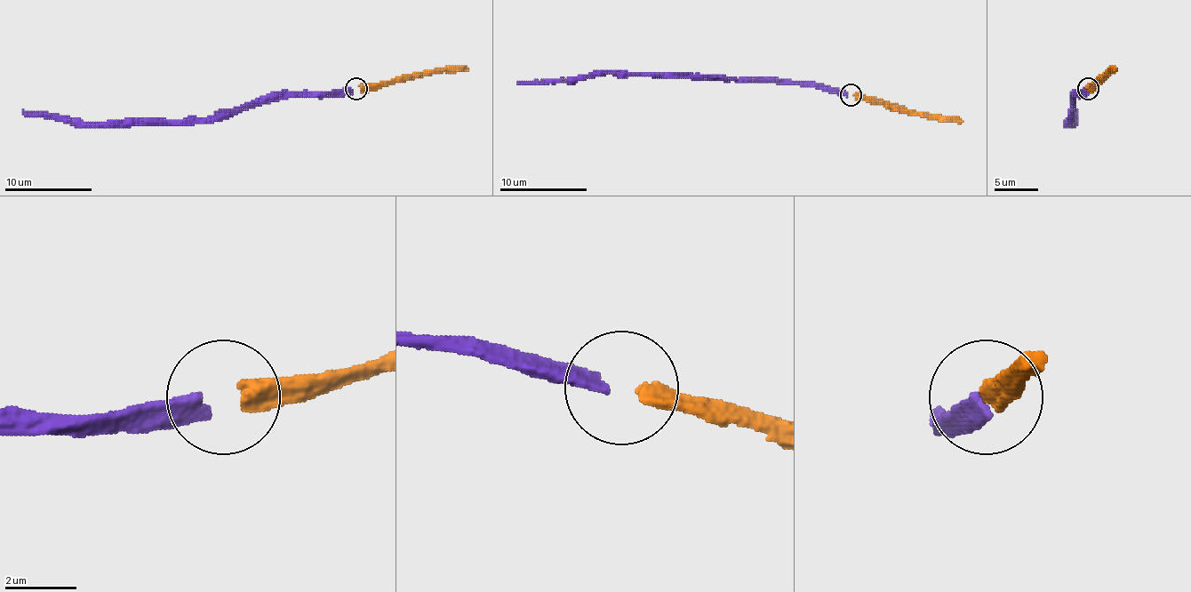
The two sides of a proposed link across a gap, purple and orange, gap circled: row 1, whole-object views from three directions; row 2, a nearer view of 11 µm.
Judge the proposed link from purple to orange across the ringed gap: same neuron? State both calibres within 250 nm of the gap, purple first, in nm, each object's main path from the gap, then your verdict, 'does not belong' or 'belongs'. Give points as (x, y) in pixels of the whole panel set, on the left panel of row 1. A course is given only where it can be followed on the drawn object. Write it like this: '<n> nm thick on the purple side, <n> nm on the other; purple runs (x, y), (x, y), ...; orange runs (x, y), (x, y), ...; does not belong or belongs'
440 nm thick on the purple side, 460 nm on the other; purple runs (352, 90), (328, 97), (269, 99), (221, 109), (215, 116), (184, 120), (73, 123), (29, 116), (23, 109); orange runs (359, 85), (387, 84), (422, 73), (467, 68); belongs

